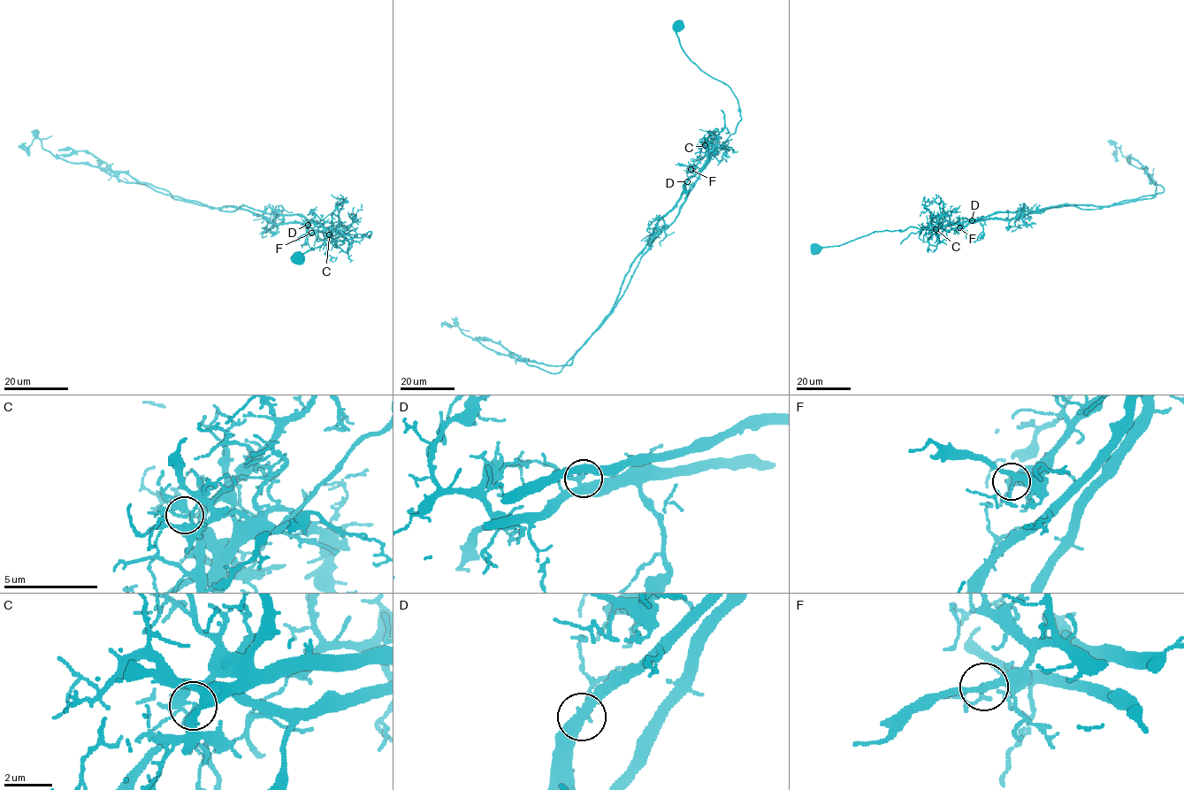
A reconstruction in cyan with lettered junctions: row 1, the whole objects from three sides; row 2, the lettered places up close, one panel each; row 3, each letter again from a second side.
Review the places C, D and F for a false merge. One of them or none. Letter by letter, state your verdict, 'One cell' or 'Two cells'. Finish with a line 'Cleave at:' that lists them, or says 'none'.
C: Two cells
D: One cell
F: One cell
Cleave at: C

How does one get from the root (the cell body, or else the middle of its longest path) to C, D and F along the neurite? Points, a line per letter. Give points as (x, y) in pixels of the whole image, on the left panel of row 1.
C: (297, 256), (326, 243), (370, 236), (371, 233), (331, 232), (329, 235)
D: (297, 256), (326, 243), (370, 236), (371, 233), (336, 233), (323, 227), (314, 231), (308, 225)
F: (297, 256), (326, 243), (370, 236), (371, 233), (336, 233), (323, 227), (311, 233)

